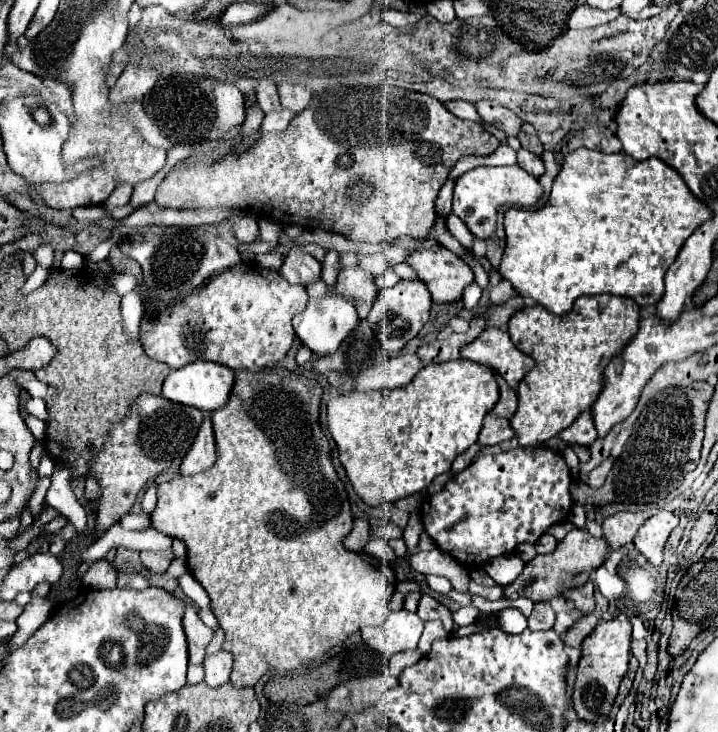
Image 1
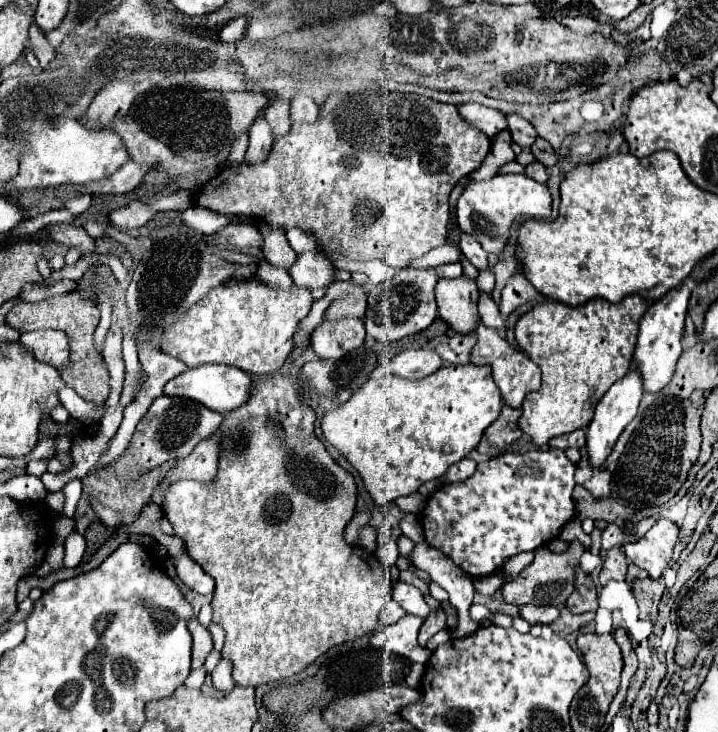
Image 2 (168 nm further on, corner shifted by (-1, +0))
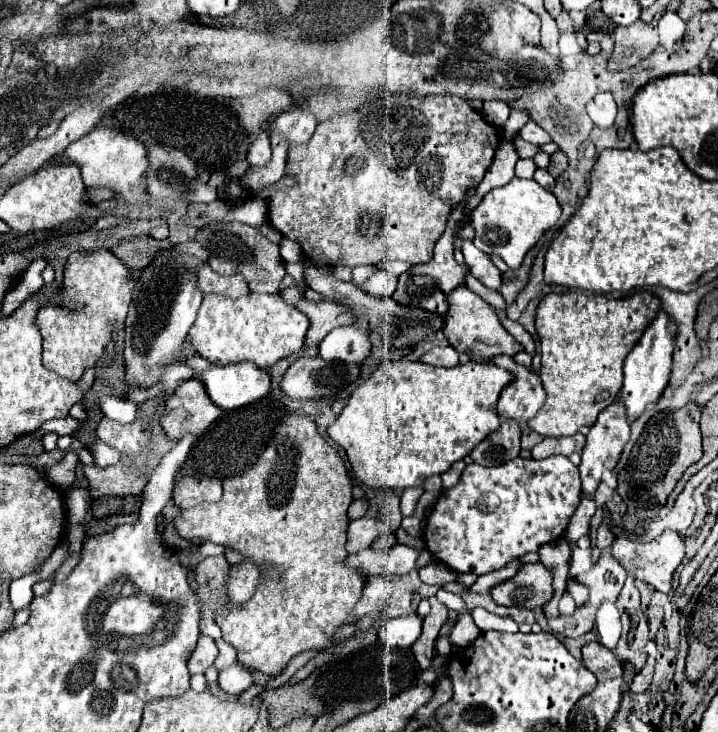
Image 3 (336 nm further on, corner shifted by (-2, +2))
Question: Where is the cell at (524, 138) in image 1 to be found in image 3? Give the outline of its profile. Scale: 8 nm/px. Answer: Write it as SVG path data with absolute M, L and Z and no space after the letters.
M556 152L556 154L552 154L550 156L550 166L548 166L548 172L554 176L554 178L558 178L562 172L564 172L564 168L568 166L568 158L562 154L562 152Z

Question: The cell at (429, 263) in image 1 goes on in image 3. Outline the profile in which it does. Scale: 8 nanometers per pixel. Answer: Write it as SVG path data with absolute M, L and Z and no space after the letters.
M466 286L456 290L456 294L452 294L452 310L448 310L446 314L444 336L458 352L476 356L482 362L488 362L494 356L514 356L524 350L524 346L502 326L496 310Z

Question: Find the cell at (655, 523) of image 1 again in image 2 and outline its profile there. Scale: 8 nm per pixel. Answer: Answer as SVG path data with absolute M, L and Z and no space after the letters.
M659 518L643 538L625 544L623 552L635 566L647 570L651 578L659 578L671 560L673 546L677 542L677 532L679 528L675 522Z

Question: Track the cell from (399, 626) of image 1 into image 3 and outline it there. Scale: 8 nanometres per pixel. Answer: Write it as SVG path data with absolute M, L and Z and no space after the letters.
M418 614L398 616L386 620L378 631L378 639L388 648L410 648L422 630L422 618Z

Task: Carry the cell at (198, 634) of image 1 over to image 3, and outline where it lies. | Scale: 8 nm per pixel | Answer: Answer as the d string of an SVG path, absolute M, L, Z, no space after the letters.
M200 636L190 660L188 660L188 670L190 674L198 674L198 672L206 672L206 668L210 668L214 664L218 656L218 648L216 642L208 636Z

